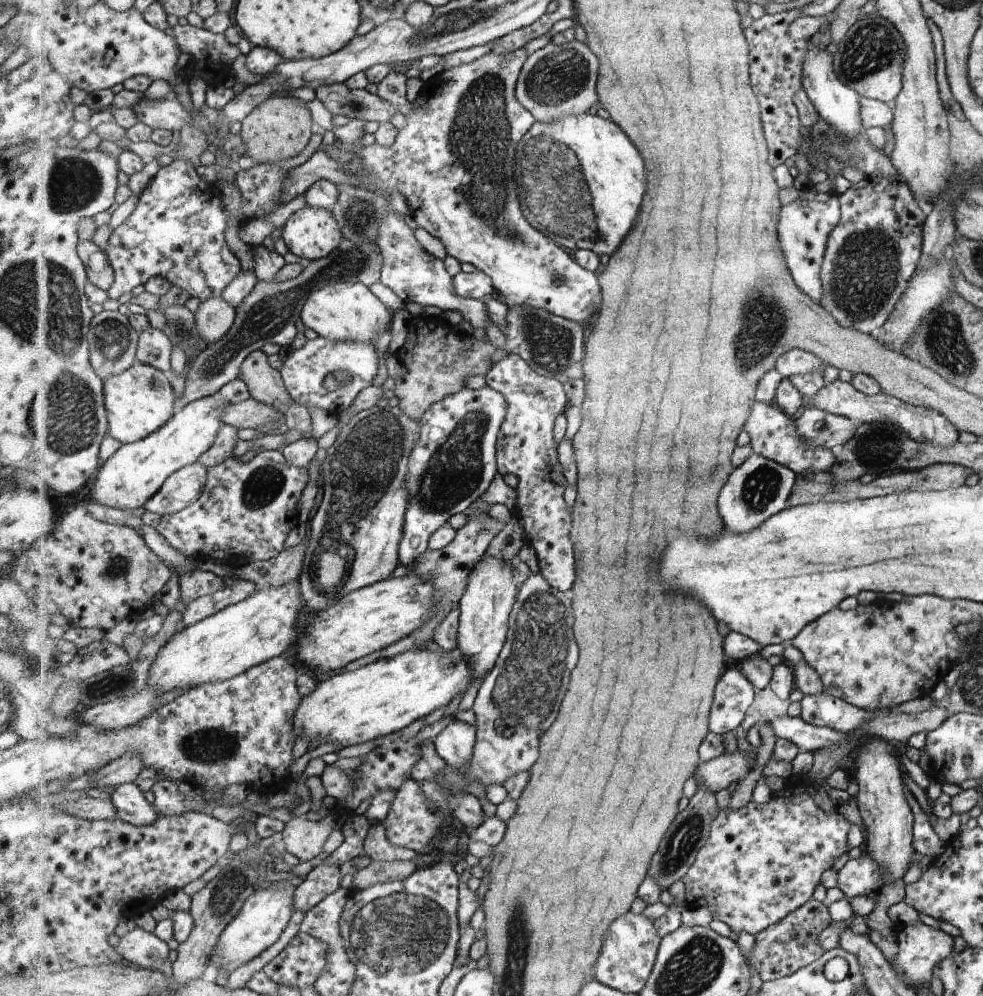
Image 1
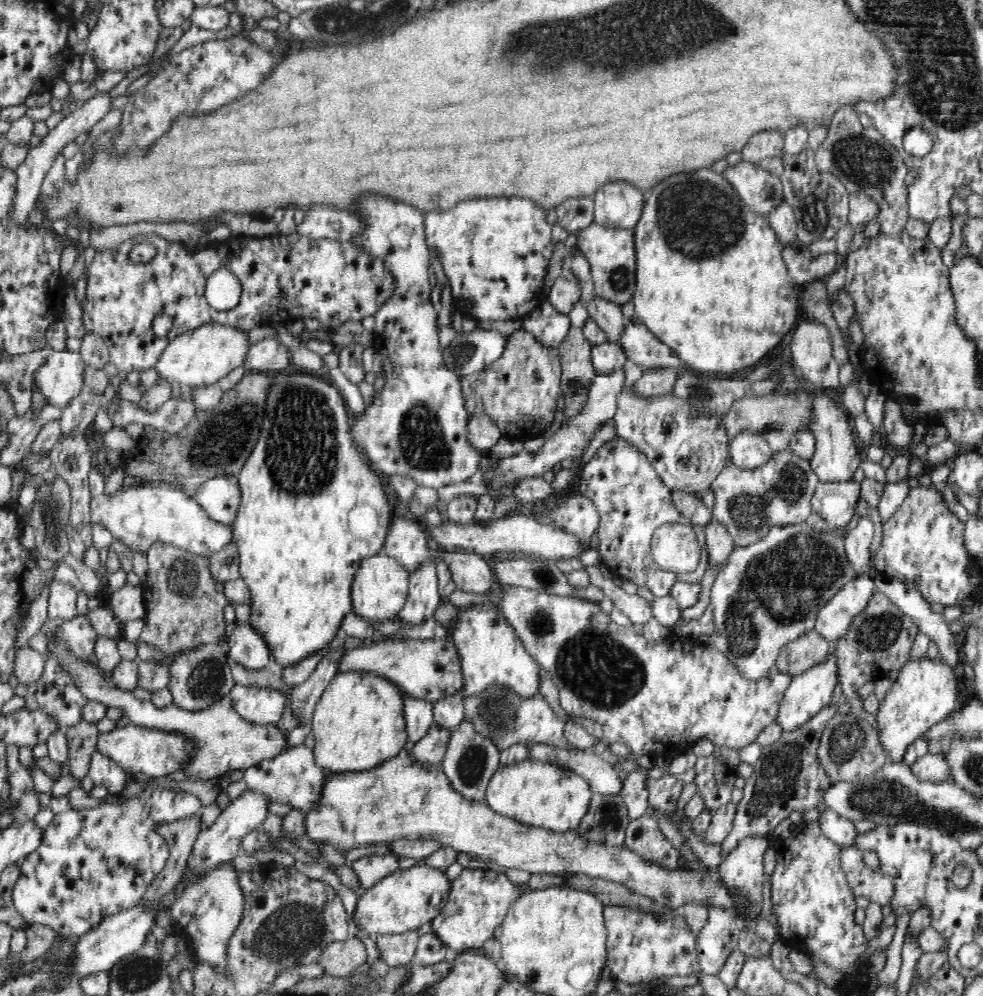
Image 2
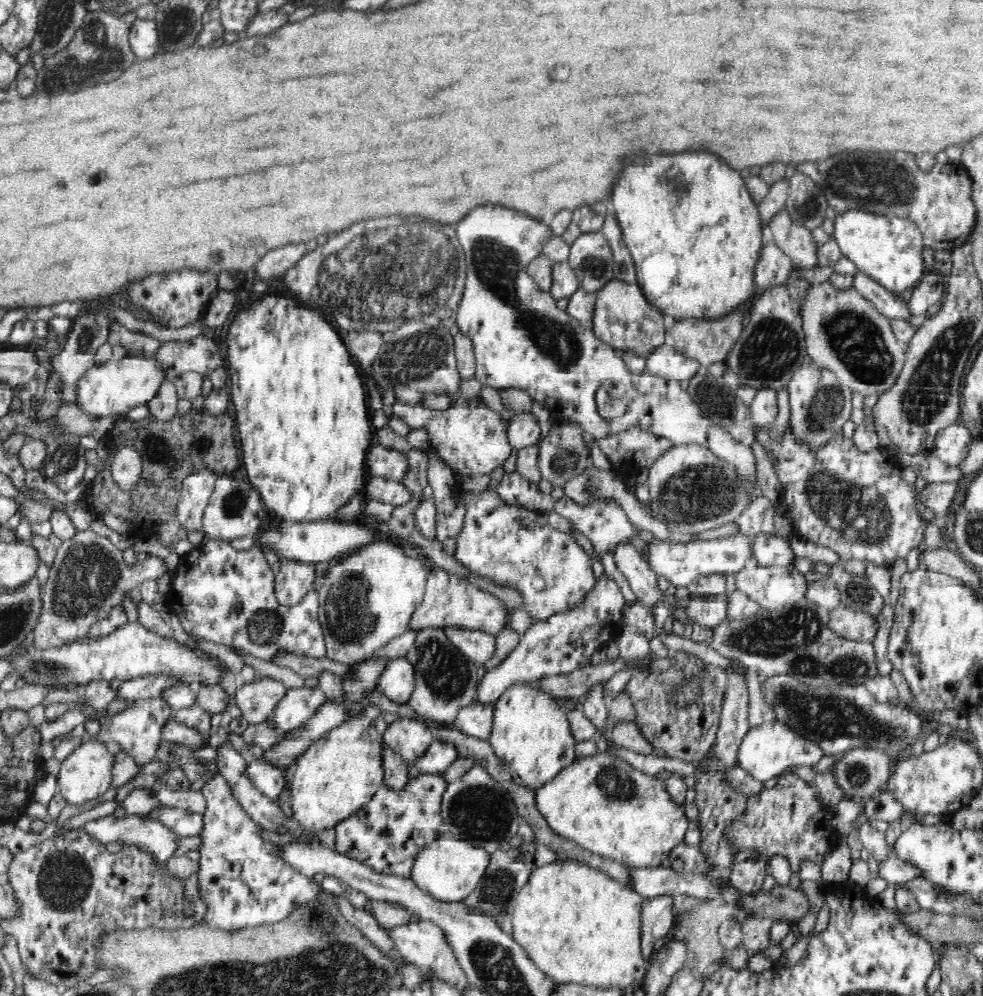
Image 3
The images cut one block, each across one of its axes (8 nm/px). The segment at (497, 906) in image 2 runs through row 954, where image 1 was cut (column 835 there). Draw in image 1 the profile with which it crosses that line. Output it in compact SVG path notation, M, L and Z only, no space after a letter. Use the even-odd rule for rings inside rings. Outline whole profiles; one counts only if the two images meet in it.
M756 401L752 415L746 422L744 430L747 430L751 435L750 445L755 453L789 467L798 475L803 473L807 476L807 474L815 474L819 471L827 472L832 464L836 462L836 456L833 456L830 449L809 448L797 432L796 421L777 404L768 405Z

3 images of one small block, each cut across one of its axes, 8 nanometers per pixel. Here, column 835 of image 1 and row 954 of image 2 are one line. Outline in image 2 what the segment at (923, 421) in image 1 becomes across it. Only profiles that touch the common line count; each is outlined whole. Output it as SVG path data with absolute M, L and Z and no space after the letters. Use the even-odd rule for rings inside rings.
M408 930L400 934L374 934L381 958L390 967L409 965L416 952L419 939L417 930Z

